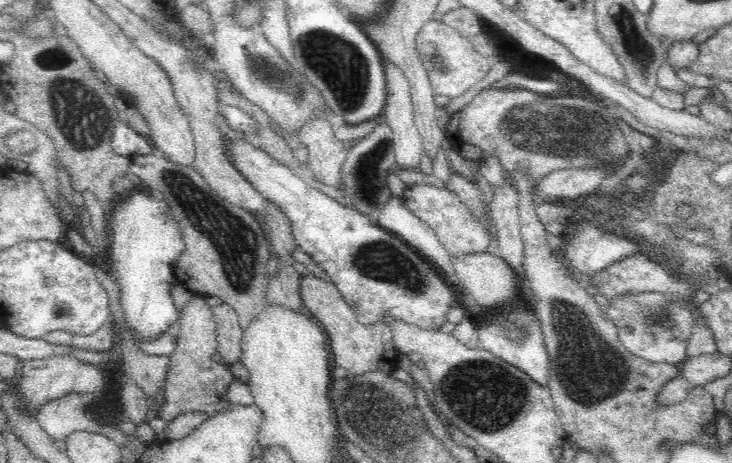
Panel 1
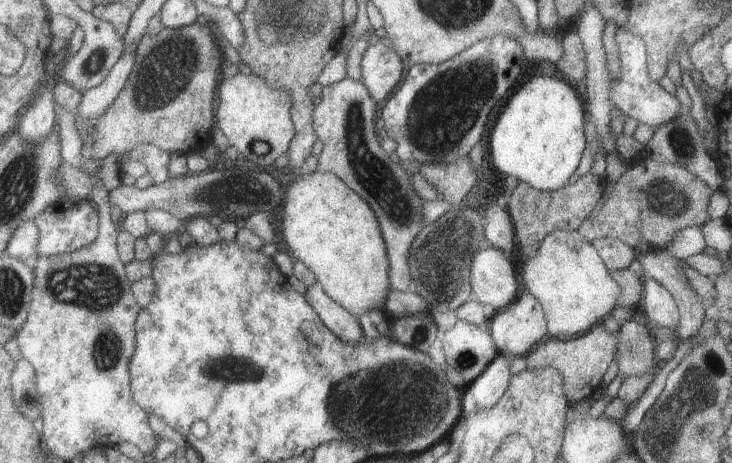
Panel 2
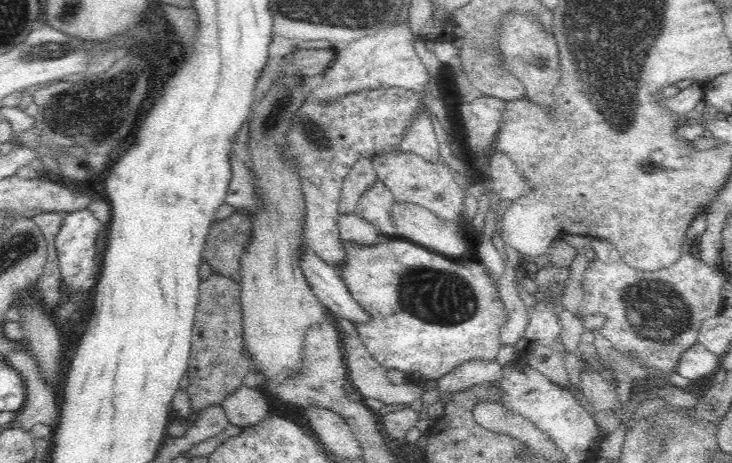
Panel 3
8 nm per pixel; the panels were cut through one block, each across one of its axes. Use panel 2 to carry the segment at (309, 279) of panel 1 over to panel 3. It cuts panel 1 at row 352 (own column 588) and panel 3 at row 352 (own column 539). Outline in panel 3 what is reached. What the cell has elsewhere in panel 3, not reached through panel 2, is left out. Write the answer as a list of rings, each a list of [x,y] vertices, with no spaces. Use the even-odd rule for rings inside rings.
[[[340,328],[340,346],[342,346],[342,352],[344,352],[344,364],[346,364],[346,374],[348,374],[350,390],[356,390],[364,398],[378,400],[384,406],[412,406],[414,402],[422,400],[422,396],[426,394],[426,388],[422,388],[420,384],[412,384],[412,382],[406,382],[406,384],[400,384],[400,386],[392,384],[386,378],[388,370],[380,362],[372,360],[372,354],[368,352],[366,344],[360,338],[350,336],[350,332],[346,332],[342,328]]]

